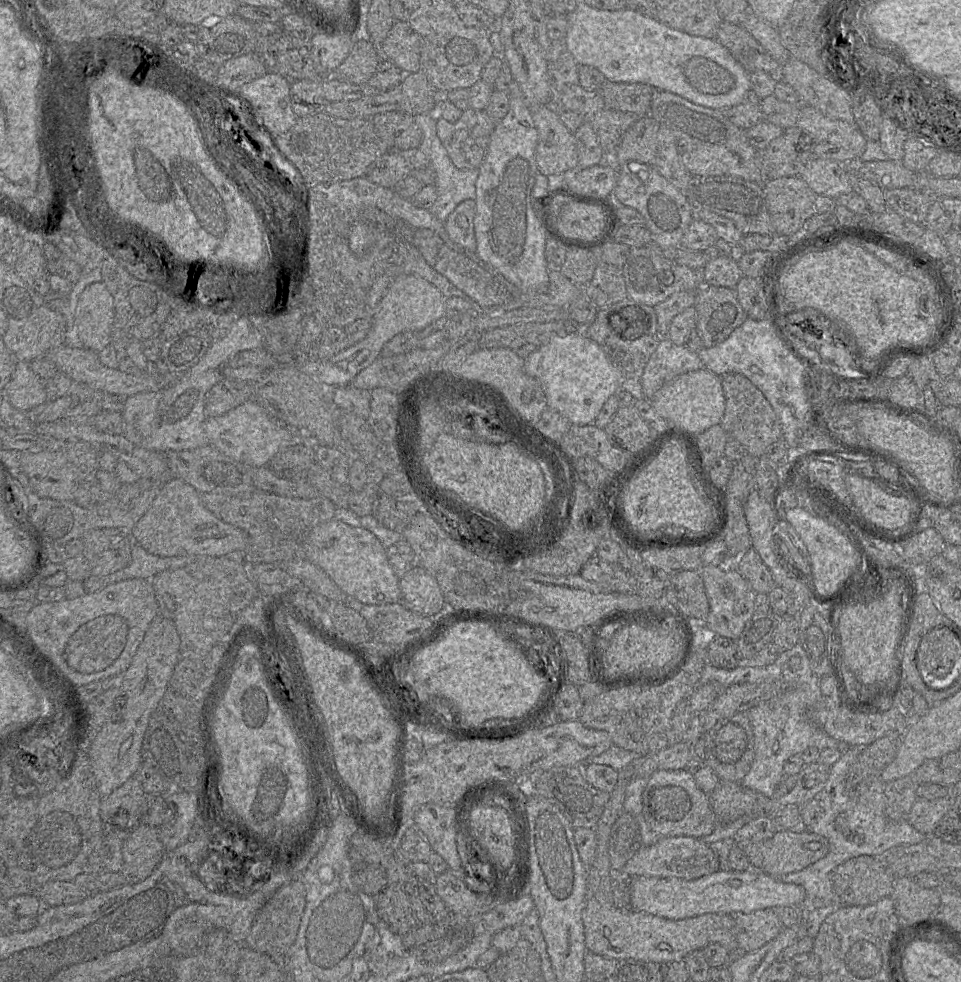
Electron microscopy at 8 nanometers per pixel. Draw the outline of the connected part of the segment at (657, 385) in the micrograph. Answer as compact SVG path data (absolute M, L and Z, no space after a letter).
M662 337L640 377L644 397L651 399L666 382L702 368L703 363L697 352L689 350L686 346L678 346L667 337Z

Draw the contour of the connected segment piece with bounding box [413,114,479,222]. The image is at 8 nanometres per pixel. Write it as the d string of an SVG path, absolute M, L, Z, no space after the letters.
M416 114L413 115L415 122L422 131L422 141L418 147L423 151L430 161L430 166L436 172L435 187L438 197L429 211L440 221L445 222L447 217L453 212L458 204L467 199L475 200L476 181L479 169L458 169L451 161L447 150L437 135L437 115L436 114Z

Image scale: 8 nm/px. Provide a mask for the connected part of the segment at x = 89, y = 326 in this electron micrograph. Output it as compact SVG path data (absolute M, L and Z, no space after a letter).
M100 282L89 284L80 294L75 310L75 324L83 347L99 352L110 344L114 321L114 300L106 285Z

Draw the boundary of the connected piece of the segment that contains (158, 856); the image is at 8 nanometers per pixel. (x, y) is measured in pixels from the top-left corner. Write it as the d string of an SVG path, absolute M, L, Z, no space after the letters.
M140 824L123 841L123 865L120 870L126 884L145 880L166 853L158 827Z

